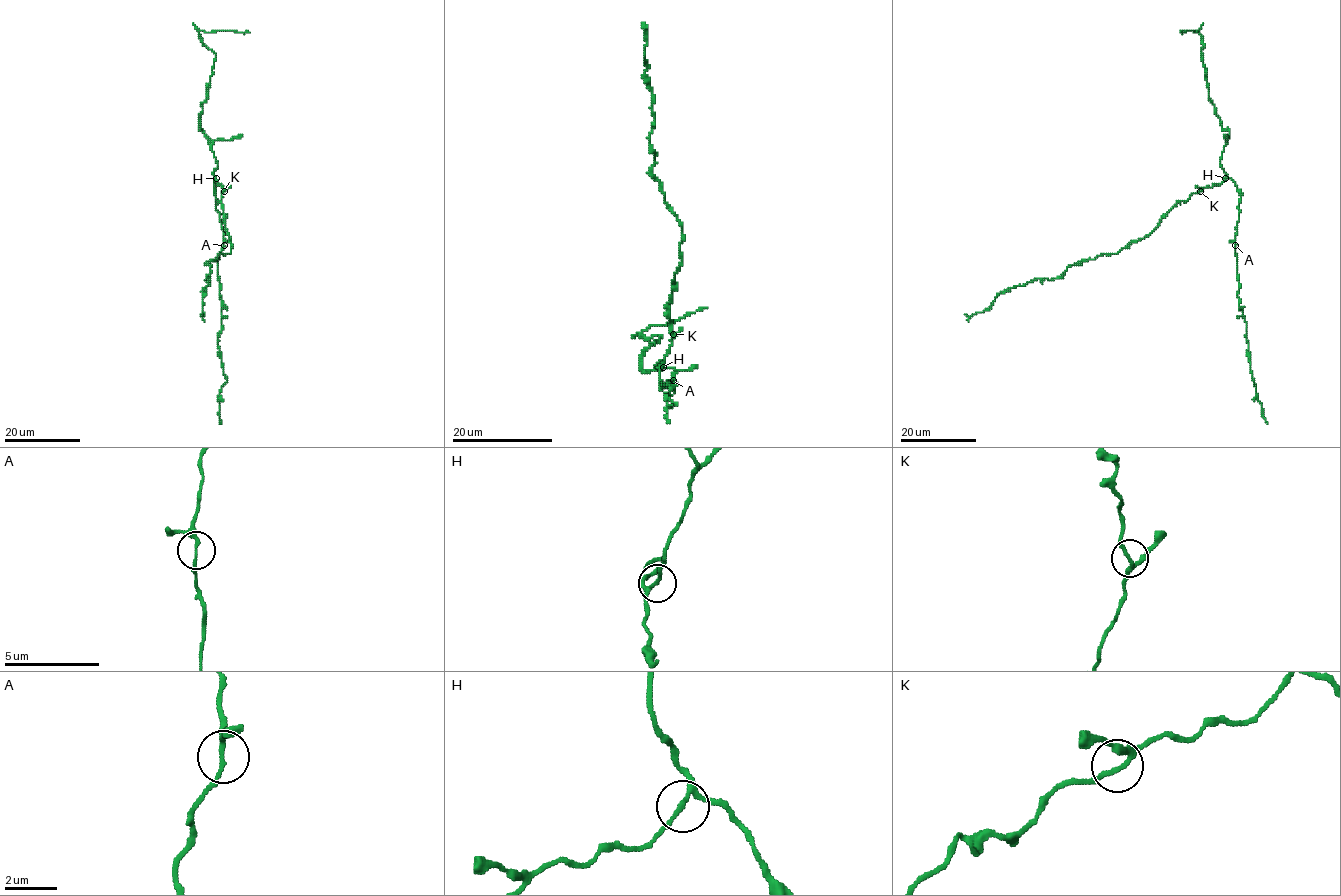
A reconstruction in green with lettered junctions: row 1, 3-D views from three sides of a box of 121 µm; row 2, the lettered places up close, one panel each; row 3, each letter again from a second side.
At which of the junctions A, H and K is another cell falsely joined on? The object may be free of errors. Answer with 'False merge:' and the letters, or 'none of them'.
False merge: none of them

